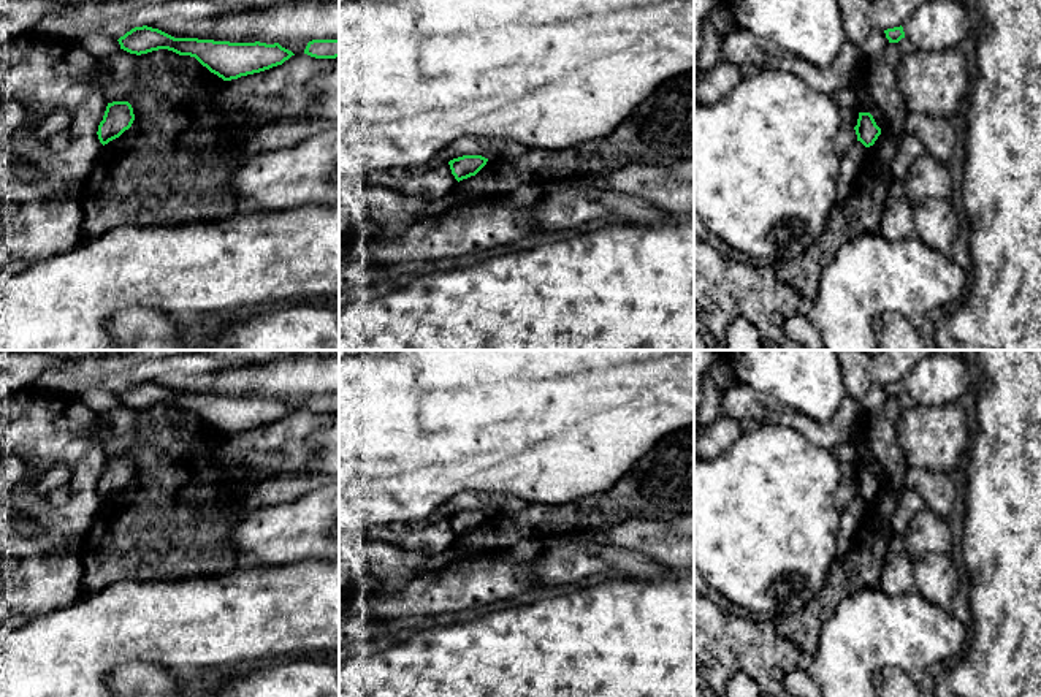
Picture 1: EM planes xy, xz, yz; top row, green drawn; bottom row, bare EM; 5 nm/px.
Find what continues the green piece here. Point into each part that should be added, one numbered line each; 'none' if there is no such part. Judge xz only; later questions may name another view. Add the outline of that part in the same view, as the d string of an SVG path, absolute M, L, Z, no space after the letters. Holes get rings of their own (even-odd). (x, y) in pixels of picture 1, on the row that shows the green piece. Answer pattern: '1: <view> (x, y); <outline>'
none

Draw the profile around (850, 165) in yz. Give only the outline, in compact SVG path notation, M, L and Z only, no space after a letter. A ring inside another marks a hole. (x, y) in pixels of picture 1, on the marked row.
M856 141L845 157L840 158L835 206L841 204L851 192L852 181L867 157L867 147Z

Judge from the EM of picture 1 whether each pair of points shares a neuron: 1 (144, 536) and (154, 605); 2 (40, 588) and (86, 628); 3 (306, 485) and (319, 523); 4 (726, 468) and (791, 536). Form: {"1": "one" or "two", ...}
{"1": "two", "2": "two", "3": "two", "4": "one"}

